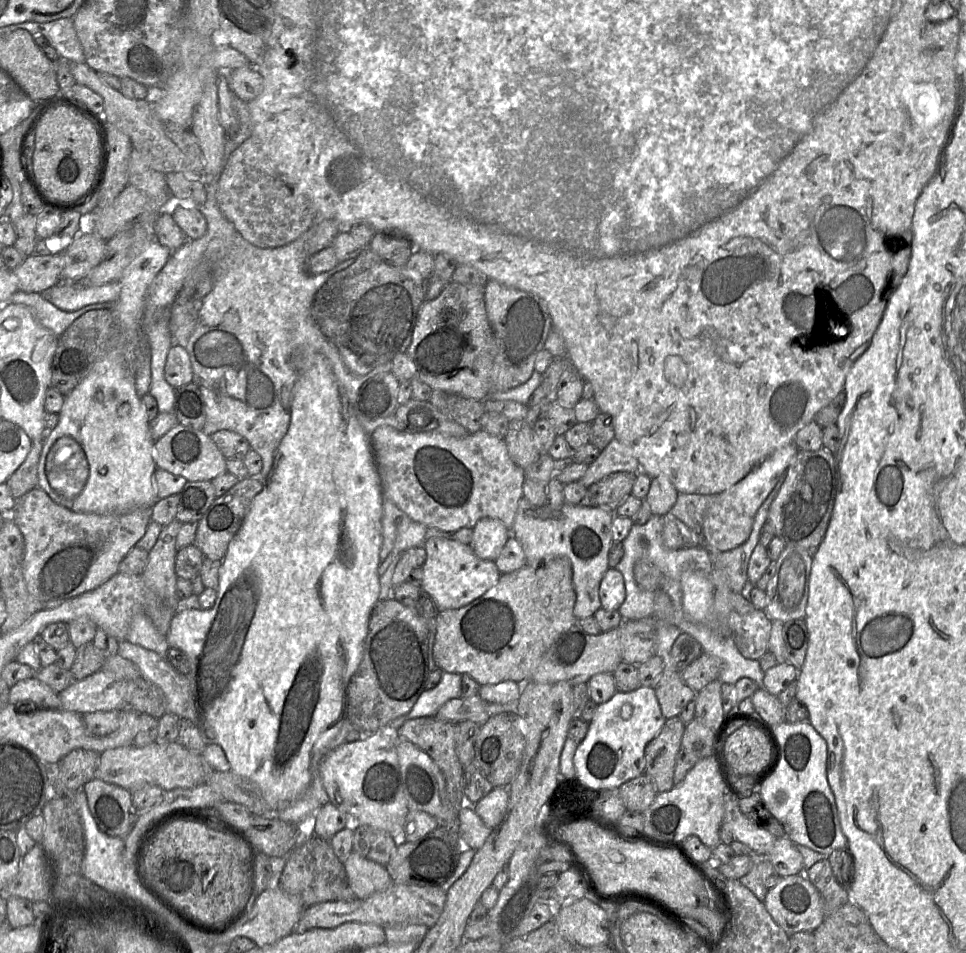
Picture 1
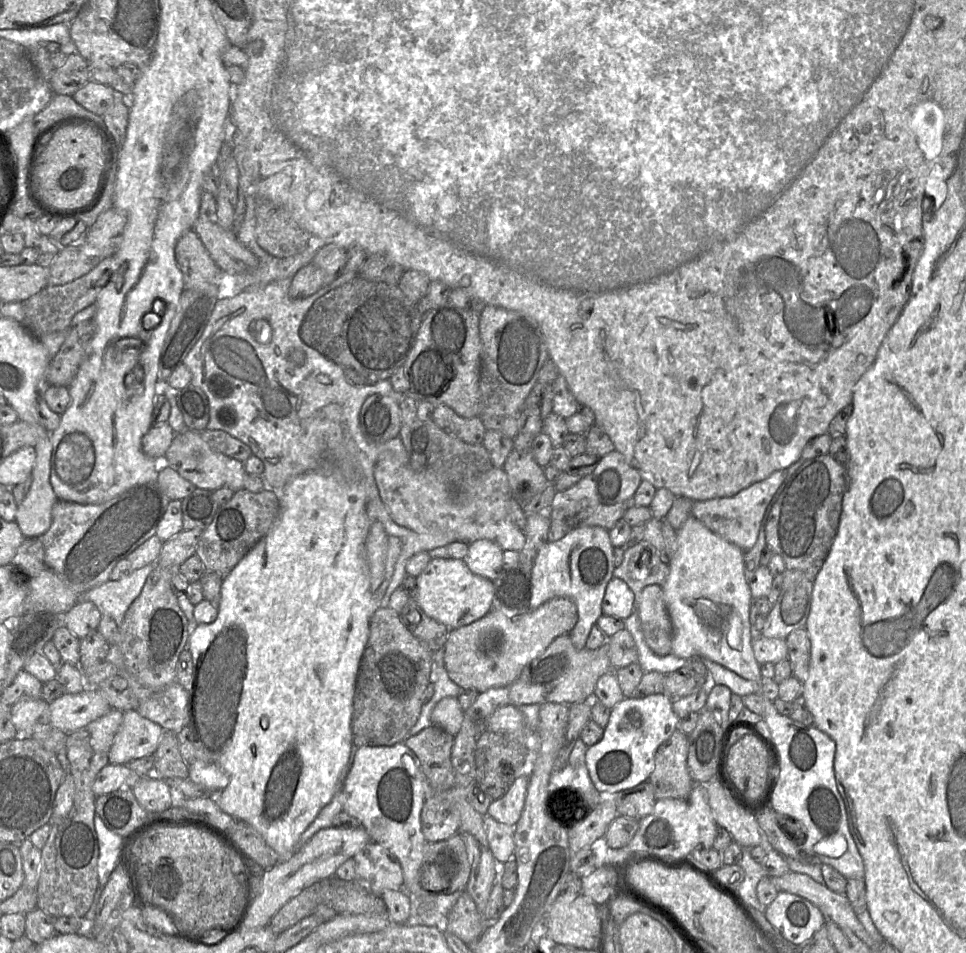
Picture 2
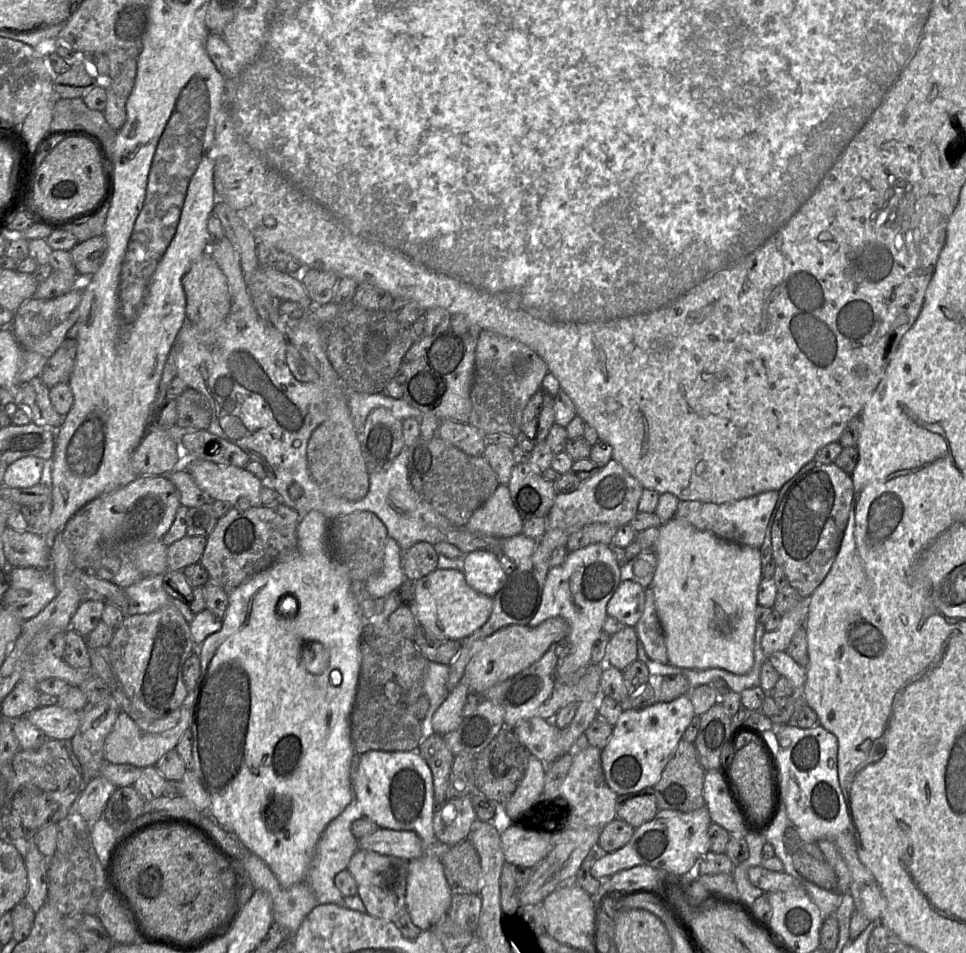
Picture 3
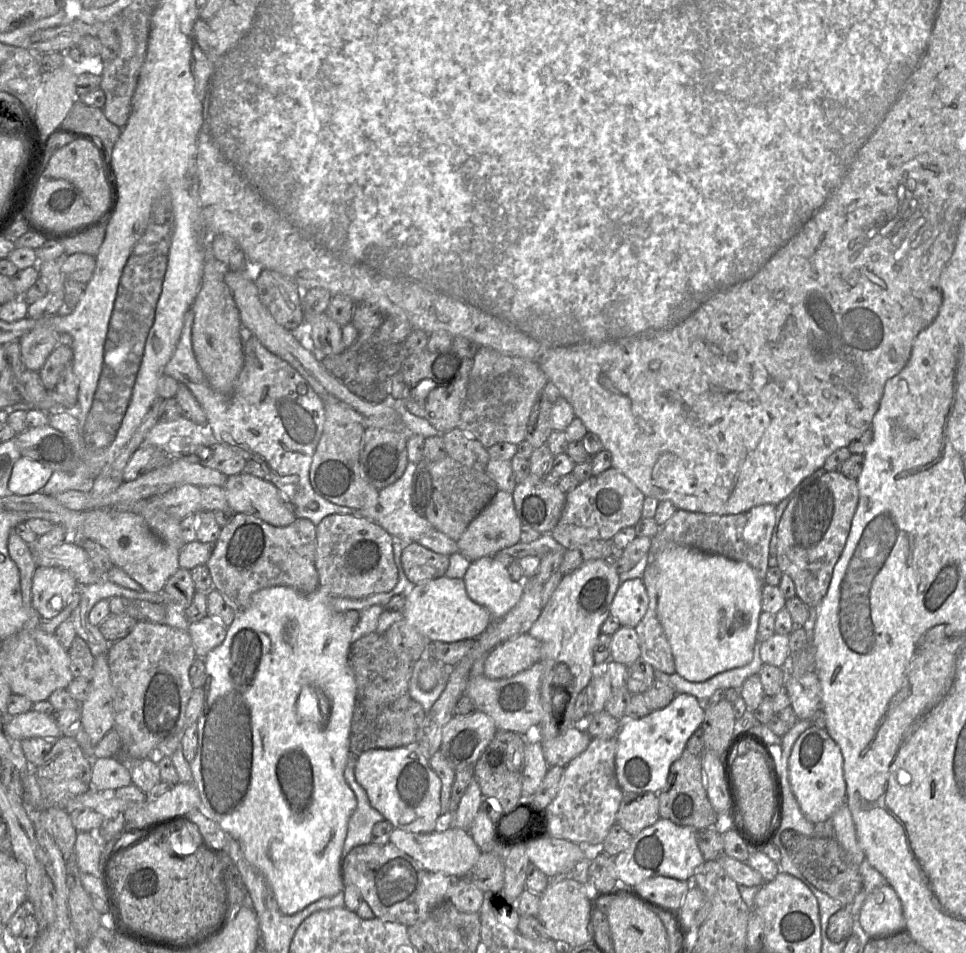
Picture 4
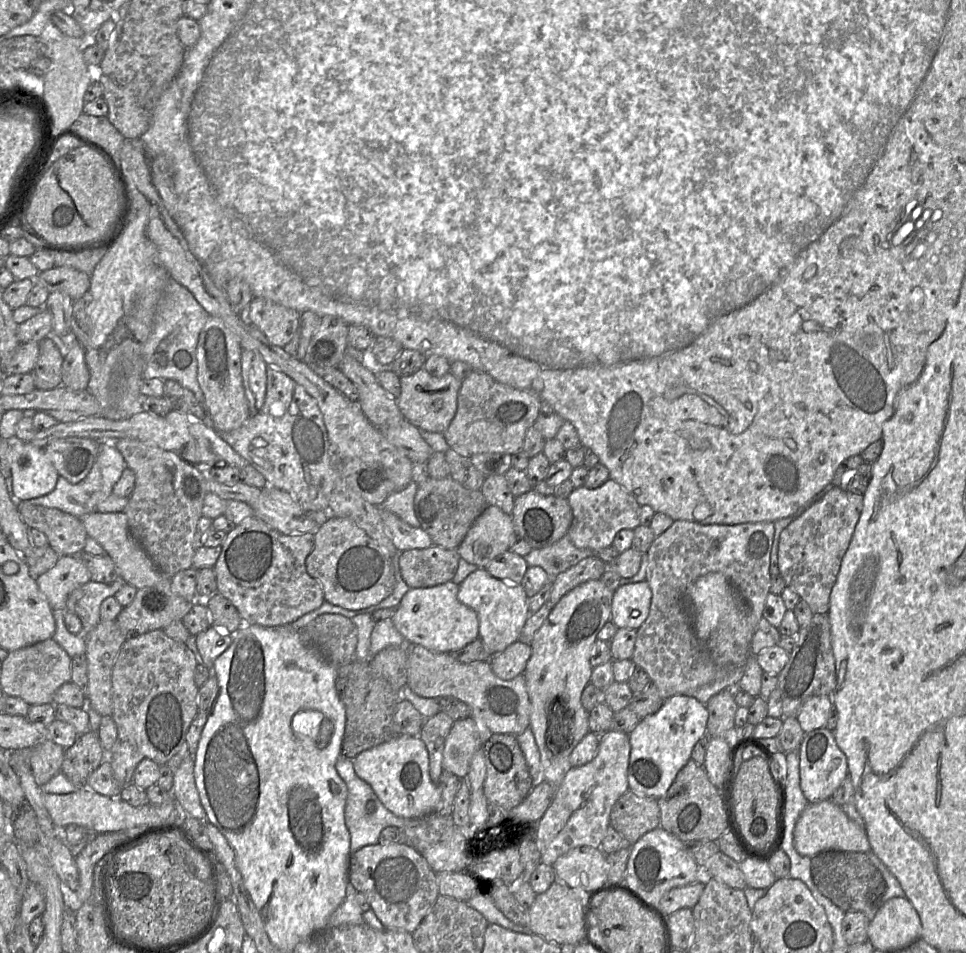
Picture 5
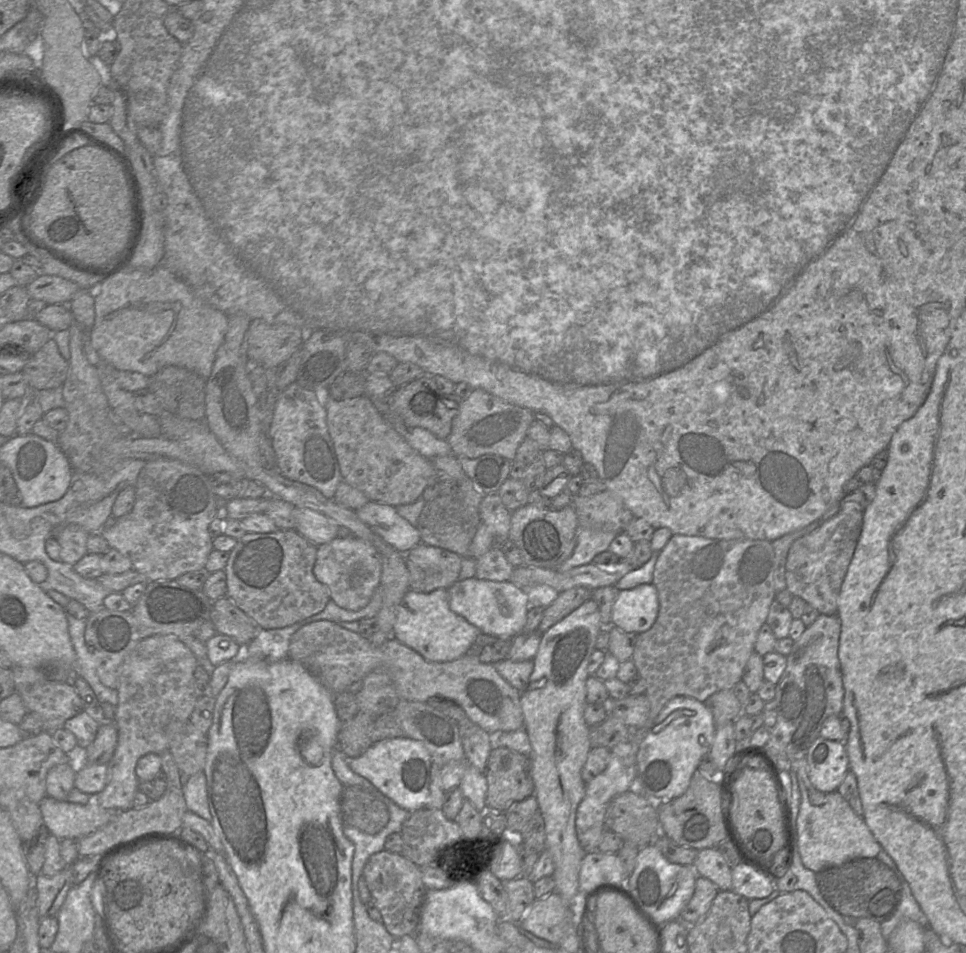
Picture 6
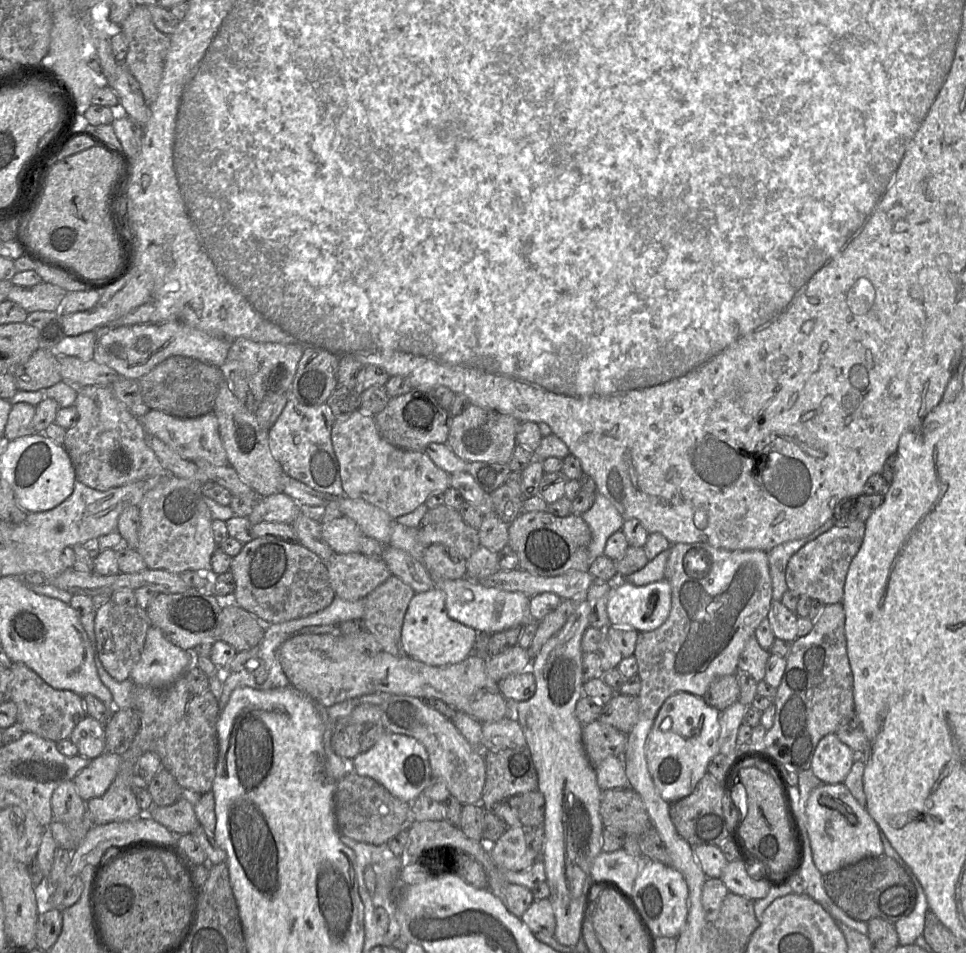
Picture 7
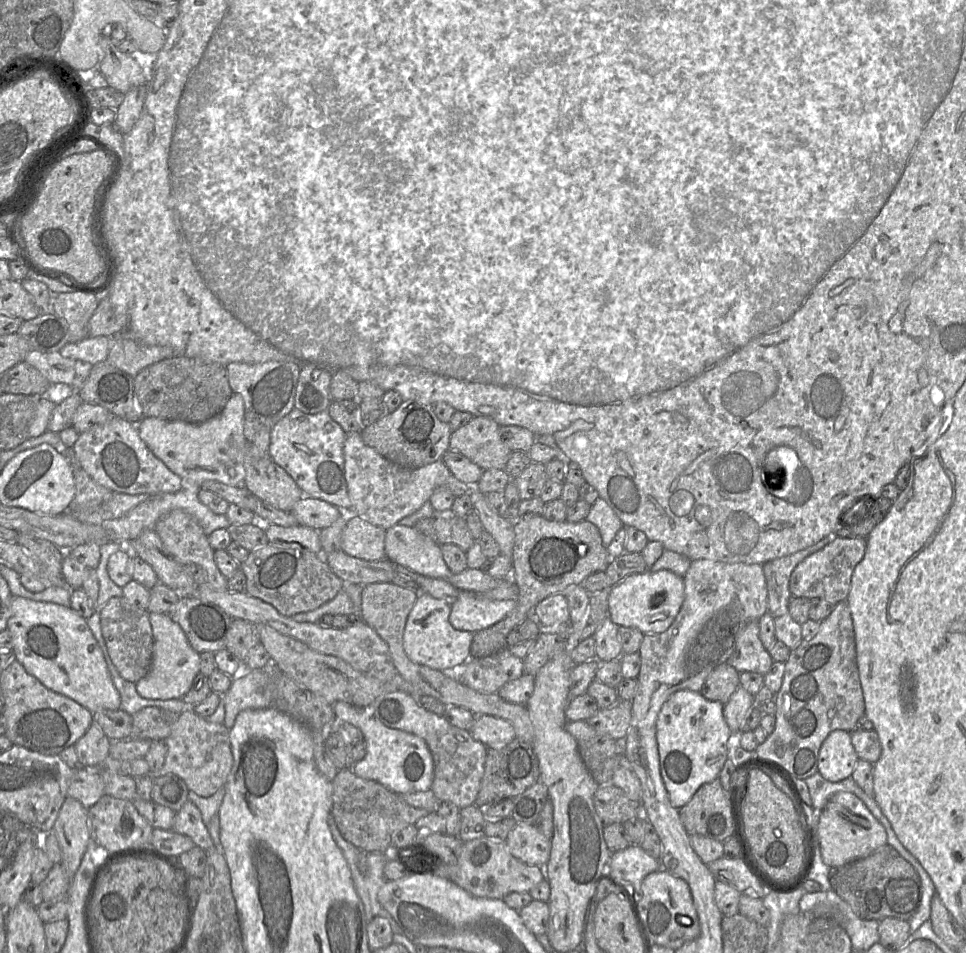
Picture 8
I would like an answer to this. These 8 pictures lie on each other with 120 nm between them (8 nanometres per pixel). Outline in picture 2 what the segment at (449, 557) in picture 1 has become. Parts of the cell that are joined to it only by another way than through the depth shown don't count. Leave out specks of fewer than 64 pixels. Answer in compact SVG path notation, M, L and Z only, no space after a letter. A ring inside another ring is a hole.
M432 558L417 576L417 587L417 604L449 630L469 625L492 610L494 582L471 572L463 559Z

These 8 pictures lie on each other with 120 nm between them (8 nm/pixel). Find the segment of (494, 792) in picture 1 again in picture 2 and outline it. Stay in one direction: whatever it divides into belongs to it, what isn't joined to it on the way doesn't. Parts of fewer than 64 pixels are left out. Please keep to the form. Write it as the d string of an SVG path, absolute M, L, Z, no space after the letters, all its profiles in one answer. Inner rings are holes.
M530 774L518 777L509 791L491 803L487 814L496 821L515 827L521 818L529 786Z

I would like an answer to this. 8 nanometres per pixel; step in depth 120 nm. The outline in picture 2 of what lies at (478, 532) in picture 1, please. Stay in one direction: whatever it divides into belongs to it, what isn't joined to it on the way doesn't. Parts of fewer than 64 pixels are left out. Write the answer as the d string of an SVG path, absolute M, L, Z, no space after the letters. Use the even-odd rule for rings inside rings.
M481 539L469 544L463 560L474 574L495 581L503 570L502 557L503 550L495 542Z

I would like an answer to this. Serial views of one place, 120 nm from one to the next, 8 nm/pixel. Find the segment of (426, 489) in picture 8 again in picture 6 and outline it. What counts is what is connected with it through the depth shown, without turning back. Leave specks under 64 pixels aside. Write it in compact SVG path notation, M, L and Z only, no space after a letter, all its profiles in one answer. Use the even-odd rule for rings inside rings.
M327 391L327 396L321 395L319 396L319 400L321 404L325 407L327 413L327 428L330 439L333 444L334 452L336 455L336 459L339 465L340 474L345 483L352 486L353 488L362 492L369 501L384 503L393 507L397 507L400 505L411 504L415 502L418 498L422 497L422 493L426 487L429 485L435 484L438 480L437 473L431 464L431 461L420 455L416 450L414 450L402 436L400 436L382 417L382 415L378 412L378 410L372 404L372 401L368 399L366 396L361 396L355 399L350 400L342 400L337 401L332 399L329 396Z

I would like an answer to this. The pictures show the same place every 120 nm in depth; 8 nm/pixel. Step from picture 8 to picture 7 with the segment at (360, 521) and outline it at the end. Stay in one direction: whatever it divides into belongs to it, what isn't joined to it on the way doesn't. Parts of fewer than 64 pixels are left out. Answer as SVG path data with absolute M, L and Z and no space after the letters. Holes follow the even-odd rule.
M342 516L327 523L321 523L321 531L324 540L335 553L361 552L364 534L353 519Z

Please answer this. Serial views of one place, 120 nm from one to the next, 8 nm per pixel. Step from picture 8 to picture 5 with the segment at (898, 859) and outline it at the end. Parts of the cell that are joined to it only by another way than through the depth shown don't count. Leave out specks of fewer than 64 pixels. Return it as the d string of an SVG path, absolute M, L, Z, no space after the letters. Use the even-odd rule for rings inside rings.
M827 851L810 857L814 884L822 895L844 912L860 911L870 920L890 898L884 899L886 883L880 871L870 862L866 853Z

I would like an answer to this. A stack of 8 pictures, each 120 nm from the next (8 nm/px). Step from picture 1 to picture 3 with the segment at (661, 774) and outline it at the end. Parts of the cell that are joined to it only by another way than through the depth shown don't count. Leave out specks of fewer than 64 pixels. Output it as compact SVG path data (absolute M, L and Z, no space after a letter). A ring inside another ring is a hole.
M681 739L674 755L666 764L660 780L653 786L658 809L692 812L705 807L703 785L706 771L701 766L693 743Z

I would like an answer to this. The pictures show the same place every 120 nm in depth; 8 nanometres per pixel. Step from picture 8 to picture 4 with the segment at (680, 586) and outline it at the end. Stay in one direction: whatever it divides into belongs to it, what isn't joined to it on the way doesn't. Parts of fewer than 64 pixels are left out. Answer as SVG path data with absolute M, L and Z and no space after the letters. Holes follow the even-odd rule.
M630 579L620 584L610 605L610 615L622 626L635 628L643 619L649 604L642 579Z

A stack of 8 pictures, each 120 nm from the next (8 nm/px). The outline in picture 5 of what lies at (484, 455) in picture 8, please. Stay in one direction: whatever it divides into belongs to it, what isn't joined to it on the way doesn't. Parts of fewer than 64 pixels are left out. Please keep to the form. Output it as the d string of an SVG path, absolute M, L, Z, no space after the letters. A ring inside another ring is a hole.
M471 370L457 397L457 412L444 432L447 444L465 457L482 453L514 455L524 444L527 430L540 414L541 400L535 393L494 380L489 374Z

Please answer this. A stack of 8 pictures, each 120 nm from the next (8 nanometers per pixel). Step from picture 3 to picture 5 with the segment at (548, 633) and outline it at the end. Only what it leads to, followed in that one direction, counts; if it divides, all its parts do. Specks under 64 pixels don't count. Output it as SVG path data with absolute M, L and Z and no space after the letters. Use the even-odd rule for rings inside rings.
M516 641L489 660L493 673L502 680L512 680L522 675L531 657L531 644Z

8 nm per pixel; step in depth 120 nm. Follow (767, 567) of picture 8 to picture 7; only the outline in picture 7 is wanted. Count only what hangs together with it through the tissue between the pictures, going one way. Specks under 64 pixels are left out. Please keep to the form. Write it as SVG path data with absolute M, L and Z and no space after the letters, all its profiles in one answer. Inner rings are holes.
M804 538L793 540L780 544L767 553L773 601L781 601L783 594L788 589L785 576L789 559L807 543L808 539Z

